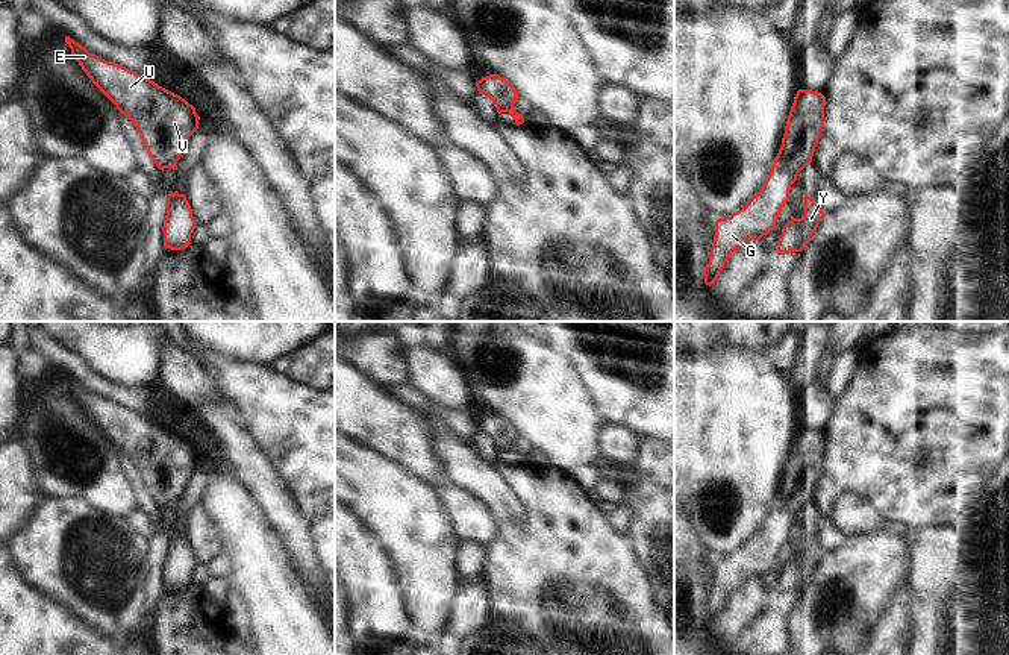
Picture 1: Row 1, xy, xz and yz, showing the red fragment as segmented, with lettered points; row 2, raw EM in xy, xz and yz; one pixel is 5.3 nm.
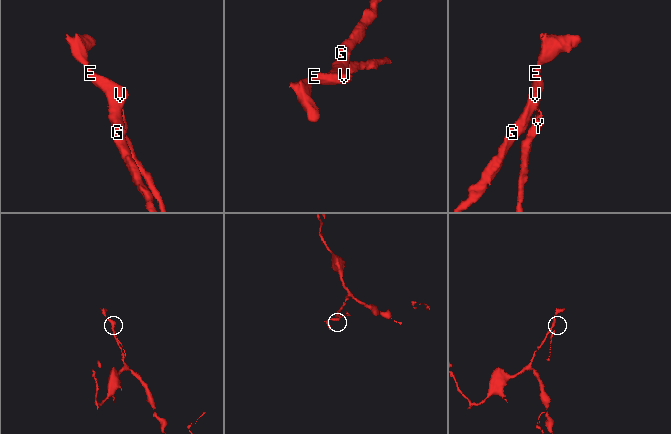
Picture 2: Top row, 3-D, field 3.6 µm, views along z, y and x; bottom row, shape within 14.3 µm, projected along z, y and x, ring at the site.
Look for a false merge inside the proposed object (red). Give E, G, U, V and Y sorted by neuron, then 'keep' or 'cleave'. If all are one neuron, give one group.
E G U V / Y; cleave

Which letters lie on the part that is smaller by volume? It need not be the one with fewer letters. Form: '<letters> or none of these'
Y.

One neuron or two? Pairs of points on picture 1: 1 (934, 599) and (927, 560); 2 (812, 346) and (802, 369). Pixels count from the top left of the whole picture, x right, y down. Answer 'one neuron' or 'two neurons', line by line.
1: one neuron
2: one neuron

